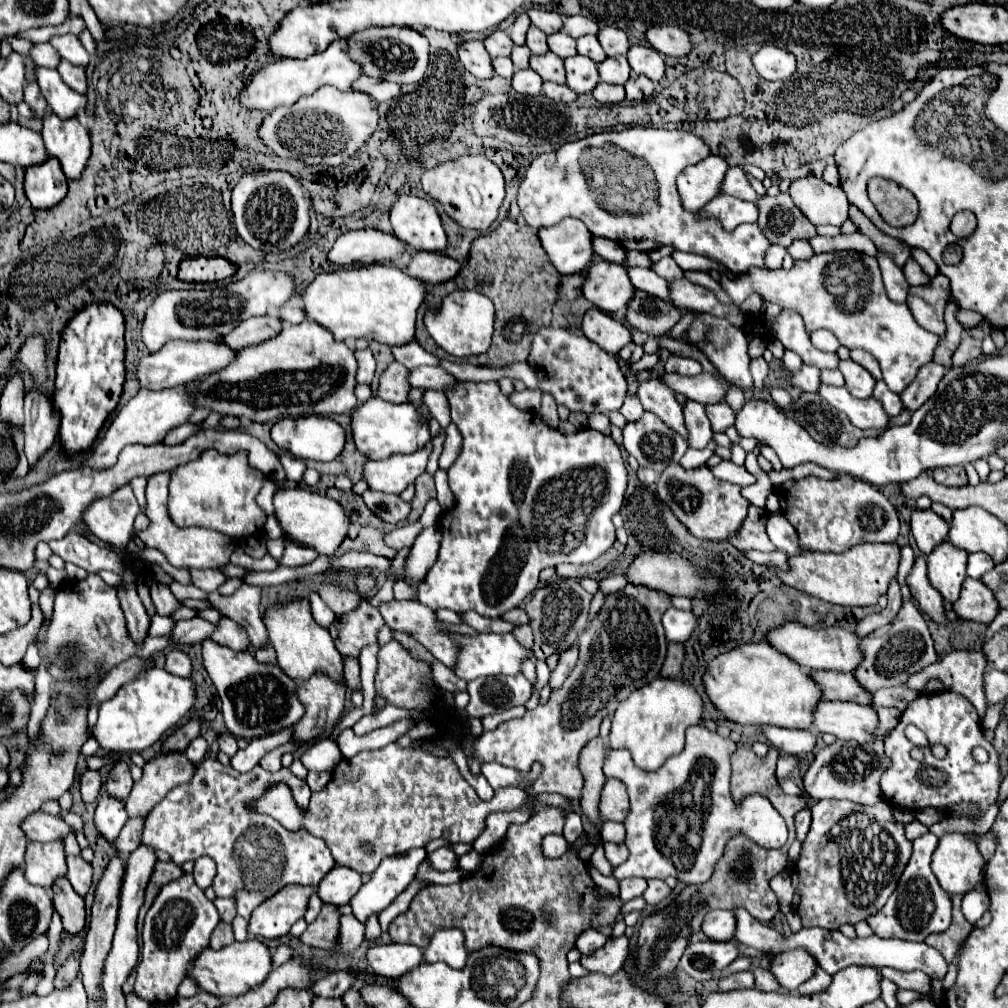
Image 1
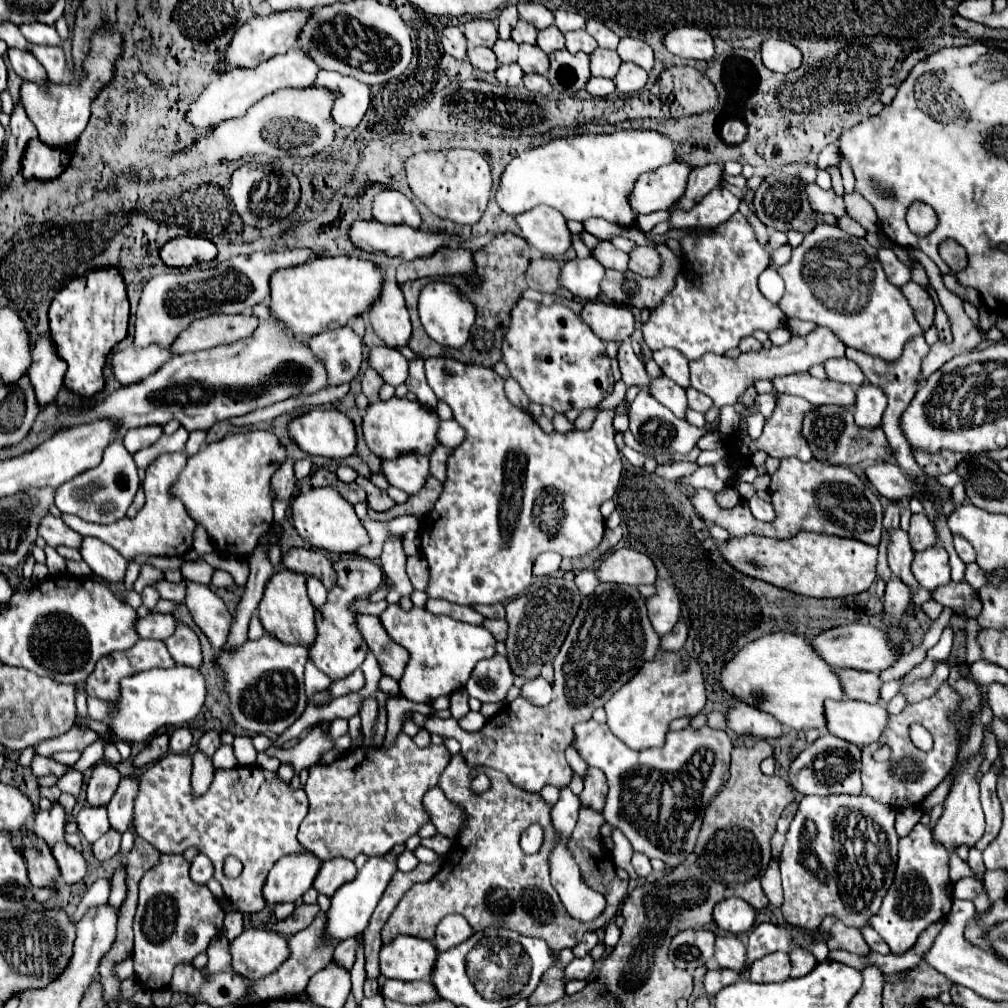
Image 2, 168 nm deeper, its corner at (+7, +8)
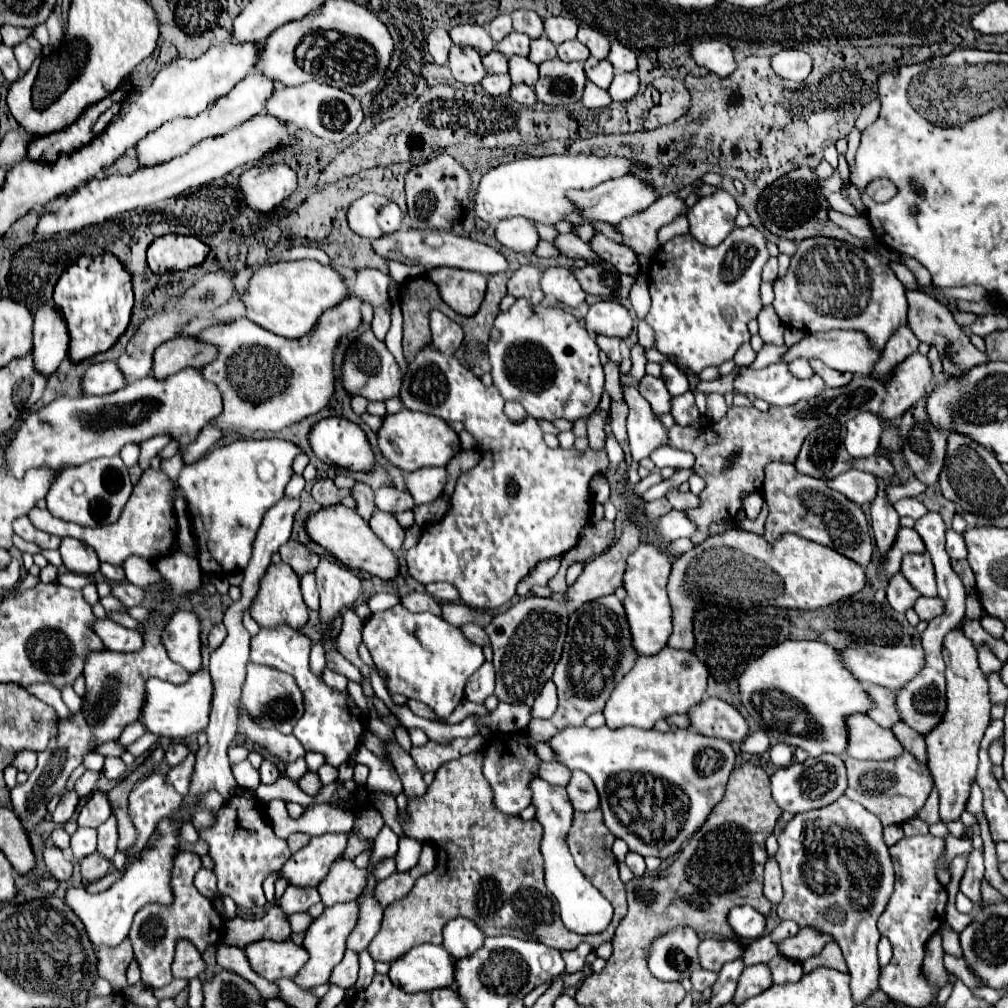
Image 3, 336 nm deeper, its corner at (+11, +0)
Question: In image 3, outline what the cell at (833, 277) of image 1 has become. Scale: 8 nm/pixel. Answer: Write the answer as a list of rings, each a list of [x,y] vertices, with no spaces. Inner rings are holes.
[[[807,238],[807,240],[801,240],[799,246],[797,246],[797,252],[793,254],[791,258],[791,266],[787,270],[787,274],[783,278],[779,278],[775,282],[775,300],[773,300],[773,308],[779,316],[779,320],[783,324],[791,324],[793,328],[799,328],[799,330],[809,330],[809,332],[827,332],[827,330],[833,330],[833,328],[841,328],[841,330],[859,330],[859,332],[865,332],[865,336],[869,338],[869,342],[873,344],[873,348],[877,350],[883,350],[889,336],[893,336],[893,332],[901,326],[901,324],[907,324],[907,300],[905,300],[905,286],[897,280],[897,276],[893,274],[893,270],[887,266],[887,260],[865,250],[865,248],[857,248],[853,244],[847,244],[847,242],[841,242],[841,240],[835,240],[835,238]]]

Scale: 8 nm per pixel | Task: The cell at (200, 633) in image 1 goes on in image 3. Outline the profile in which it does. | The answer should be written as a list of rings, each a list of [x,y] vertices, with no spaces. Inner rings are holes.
[[[97,620],[93,630],[99,634],[105,648],[109,648],[109,650],[137,652],[137,648],[141,648],[141,644],[145,644],[141,630],[129,630],[111,620]]]

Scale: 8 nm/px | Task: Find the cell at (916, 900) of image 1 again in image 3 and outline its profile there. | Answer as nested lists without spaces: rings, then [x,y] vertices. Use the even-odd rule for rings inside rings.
[[[931,834],[903,838],[895,846],[891,846],[891,860],[895,866],[895,892],[893,892],[885,912],[879,916],[877,928],[879,928],[881,936],[889,938],[889,942],[893,946],[893,958],[885,968],[881,968],[879,988],[889,998],[895,998],[909,1006],[935,1004],[935,998],[939,992],[937,988],[929,986],[927,980],[921,976],[921,964],[923,964],[925,942],[945,922],[947,894],[935,874],[937,862],[939,862],[939,856],[943,854],[943,850],[945,850],[945,840],[935,838]]]

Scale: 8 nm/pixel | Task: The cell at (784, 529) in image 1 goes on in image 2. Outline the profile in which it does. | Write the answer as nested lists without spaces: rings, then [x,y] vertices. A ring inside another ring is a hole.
[[[753,496],[753,498],[749,500],[749,508],[751,508],[751,514],[753,514],[757,520],[761,520],[761,522],[769,522],[769,520],[773,520],[773,516],[775,516],[773,506],[767,504],[765,500],[761,500],[759,496]]]

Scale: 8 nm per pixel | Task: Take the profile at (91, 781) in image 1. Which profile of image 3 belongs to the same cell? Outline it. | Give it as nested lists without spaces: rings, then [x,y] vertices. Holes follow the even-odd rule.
[[[29,750],[19,752],[17,758],[13,760],[13,766],[15,766],[17,770],[23,770],[23,772],[31,774],[31,772],[35,770],[35,766],[37,766],[37,754],[35,754],[35,752],[29,752]]]

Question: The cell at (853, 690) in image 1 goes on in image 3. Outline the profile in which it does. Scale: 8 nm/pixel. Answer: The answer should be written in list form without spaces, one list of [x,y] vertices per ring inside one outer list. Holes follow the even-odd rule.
[[[869,684],[867,692],[869,698],[873,700],[873,708],[869,708],[867,714],[883,728],[891,728],[899,720],[899,714],[895,710],[895,692],[875,684]]]

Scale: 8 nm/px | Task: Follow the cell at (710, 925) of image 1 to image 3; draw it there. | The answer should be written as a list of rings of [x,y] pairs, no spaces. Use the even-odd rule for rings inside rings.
[[[737,906],[737,908],[729,910],[727,924],[735,932],[735,936],[755,940],[765,930],[765,916],[761,916],[757,910],[753,910],[749,906]]]

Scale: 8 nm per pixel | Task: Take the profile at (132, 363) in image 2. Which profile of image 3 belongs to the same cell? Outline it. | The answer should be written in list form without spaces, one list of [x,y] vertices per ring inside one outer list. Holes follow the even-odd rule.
[[[117,362],[93,364],[83,376],[83,392],[93,394],[93,396],[117,392],[125,384],[127,384],[127,380],[125,380],[125,376],[121,376]]]

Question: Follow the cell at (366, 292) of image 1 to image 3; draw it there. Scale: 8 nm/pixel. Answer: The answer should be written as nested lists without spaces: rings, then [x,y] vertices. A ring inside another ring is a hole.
[[[313,260],[299,262],[271,262],[259,266],[251,280],[249,288],[243,294],[243,304],[247,306],[247,318],[261,328],[285,336],[285,338],[301,338],[305,336],[319,320],[321,312],[335,308],[347,298],[351,290],[331,266],[323,266]]]

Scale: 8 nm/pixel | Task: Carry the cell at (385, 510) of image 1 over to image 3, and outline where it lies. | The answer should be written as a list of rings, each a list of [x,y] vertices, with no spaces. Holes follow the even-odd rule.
[[[355,482],[353,498],[357,500],[357,514],[361,514],[361,518],[369,522],[369,518],[377,510],[375,498],[373,498],[373,490],[367,484],[363,484],[363,482]]]

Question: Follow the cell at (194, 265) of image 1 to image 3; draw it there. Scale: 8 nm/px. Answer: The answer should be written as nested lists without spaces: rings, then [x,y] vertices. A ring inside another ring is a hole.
[[[161,236],[147,250],[147,264],[155,274],[189,270],[201,266],[209,254],[209,246],[193,236]]]

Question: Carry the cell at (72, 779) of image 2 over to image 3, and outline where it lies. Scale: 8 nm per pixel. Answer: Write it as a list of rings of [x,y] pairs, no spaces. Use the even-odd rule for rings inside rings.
[[[87,770],[87,772],[75,782],[75,792],[77,792],[81,798],[87,798],[87,796],[97,788],[97,778],[99,778],[99,772]]]

